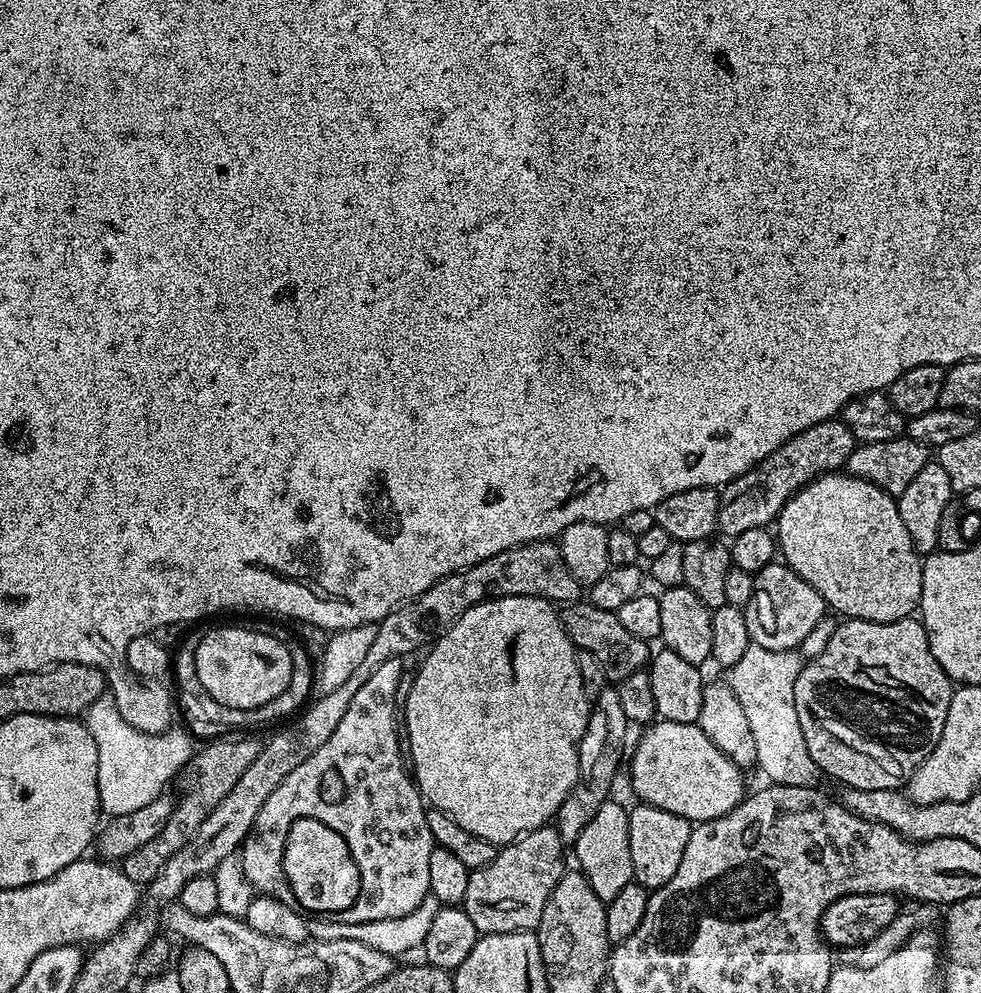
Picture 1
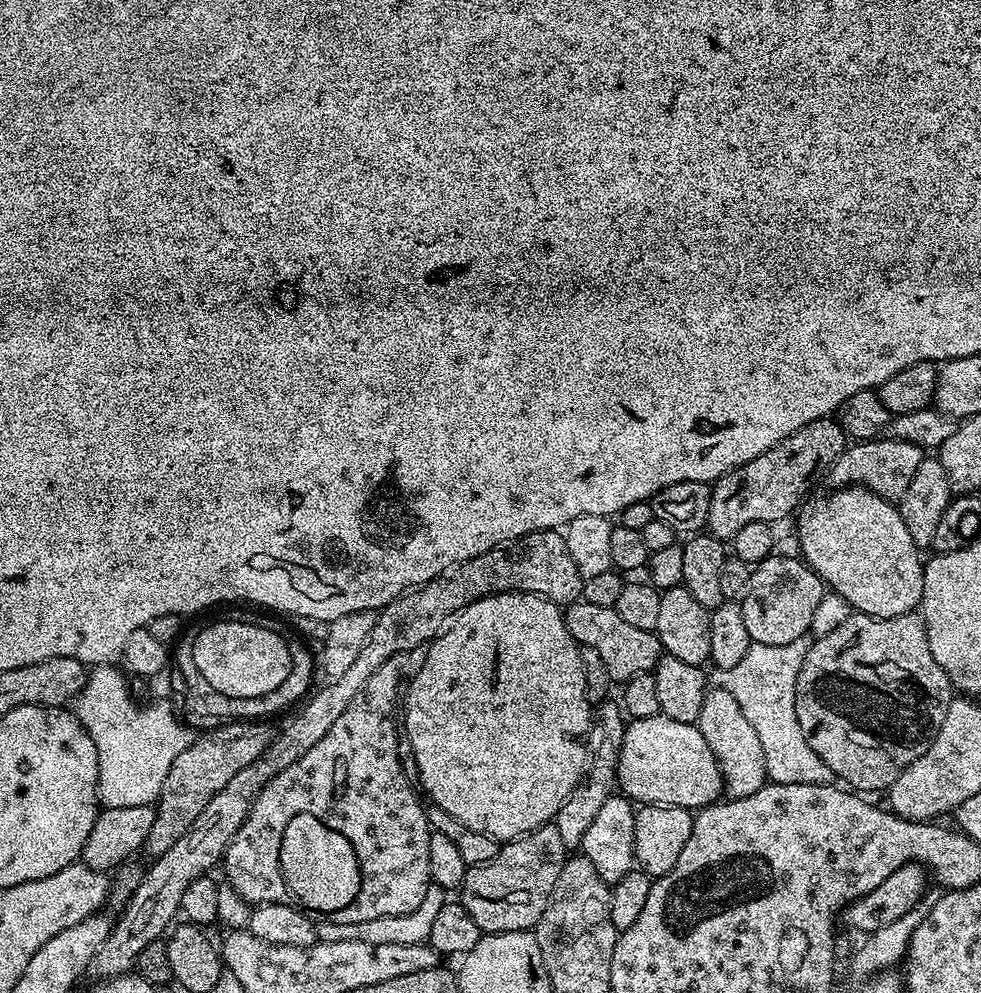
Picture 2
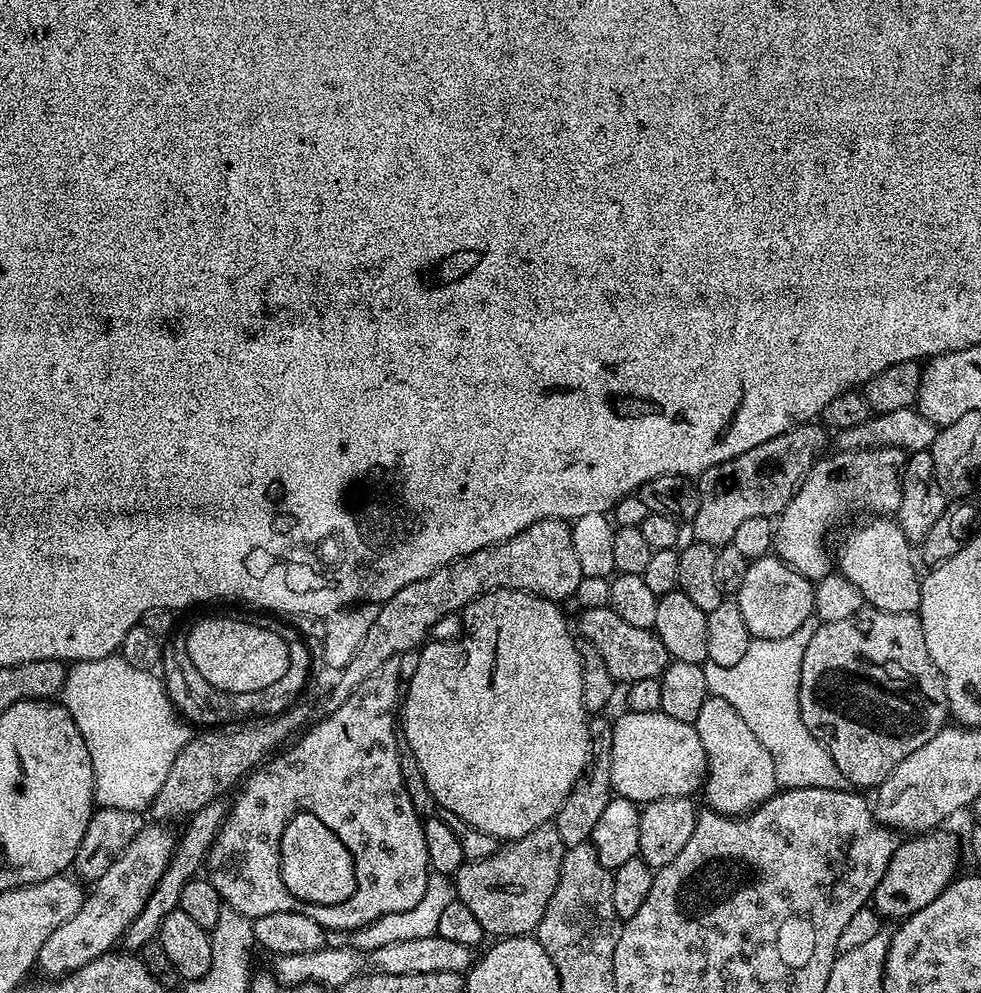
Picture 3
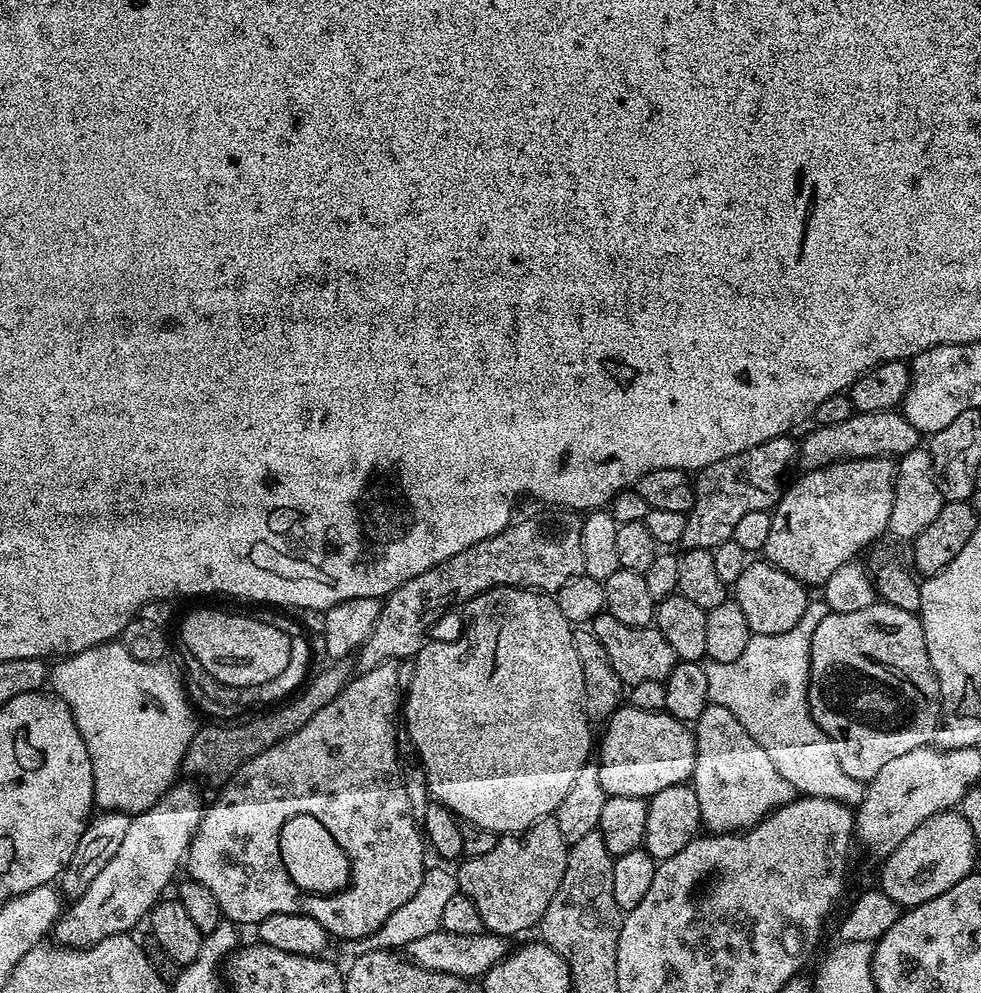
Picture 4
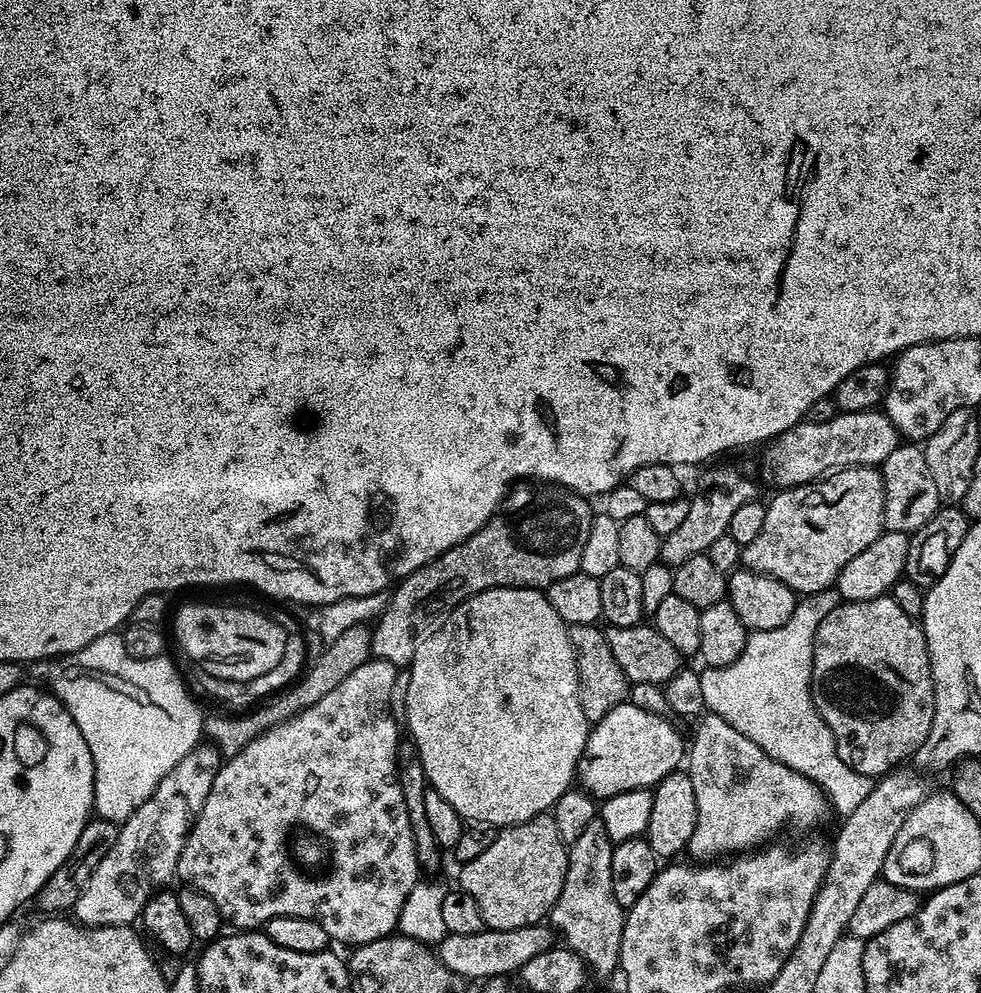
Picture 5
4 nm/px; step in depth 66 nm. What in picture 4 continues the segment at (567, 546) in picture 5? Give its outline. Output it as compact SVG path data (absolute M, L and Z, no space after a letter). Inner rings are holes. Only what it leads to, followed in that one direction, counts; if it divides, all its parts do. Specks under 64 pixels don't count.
M562 507L544 511L548 512L540 512L529 520L517 519L498 534L462 550L462 554L454 554L454 558L418 574L418 578L410 578L410 582L391 592L384 600L382 614L378 614L378 622L374 622L374 630L370 630L370 638L358 650L359 671L374 670L376 664L382 664L386 660L404 662L407 656L408 659L415 657L429 639L428 631L443 618L444 612L450 611L455 604L467 605L475 596L480 596L491 588L530 588L537 592L556 594L564 584L570 583L577 576L584 575L582 558L584 522L581 513Z

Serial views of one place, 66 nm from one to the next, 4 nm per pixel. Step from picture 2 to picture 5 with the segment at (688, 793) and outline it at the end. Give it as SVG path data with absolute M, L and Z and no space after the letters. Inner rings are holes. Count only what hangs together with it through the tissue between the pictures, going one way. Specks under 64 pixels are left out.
M631 702L614 706L606 718L595 721L591 725L588 741L580 759L578 769L578 784L583 791L591 792L593 797L607 798L614 794L636 792L640 788L653 789L662 778L677 771L686 760L686 740L680 737L680 732L671 724L668 716L659 716L650 710L642 710Z

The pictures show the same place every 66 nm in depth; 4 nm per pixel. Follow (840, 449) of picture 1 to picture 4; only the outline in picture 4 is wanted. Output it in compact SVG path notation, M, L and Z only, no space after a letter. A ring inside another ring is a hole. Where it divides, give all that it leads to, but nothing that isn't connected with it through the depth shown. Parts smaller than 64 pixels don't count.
M791 435L779 436L767 440L737 456L712 467L703 469L699 473L700 481L695 481L697 499L691 512L687 513L684 522L685 549L690 548L717 548L722 542L732 539L734 526L738 526L738 518L750 510L768 510L775 505L782 495L780 479L784 476L784 468L788 468L798 456L797 441Z

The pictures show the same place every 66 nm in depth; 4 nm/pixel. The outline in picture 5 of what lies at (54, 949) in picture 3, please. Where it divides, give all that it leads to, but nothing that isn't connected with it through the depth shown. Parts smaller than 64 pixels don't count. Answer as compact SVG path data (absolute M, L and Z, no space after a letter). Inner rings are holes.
M211 743L197 744L194 750L190 750L190 754L186 754L186 758L182 758L182 762L178 762L178 766L174 766L174 770L170 770L170 774L166 774L166 778L162 778L162 782L158 782L154 794L150 794L150 798L146 798L146 802L142 802L142 806L138 806L138 810L134 810L134 814L130 814L130 818L119 825L117 840L98 863L82 894L78 896L74 907L77 924L85 928L132 926L143 917L148 899L161 891L168 879L176 876L176 863L182 854L182 846L192 829L192 823L196 821L197 814L206 802L206 794L210 794L210 786L214 786L214 778L221 763L221 753Z

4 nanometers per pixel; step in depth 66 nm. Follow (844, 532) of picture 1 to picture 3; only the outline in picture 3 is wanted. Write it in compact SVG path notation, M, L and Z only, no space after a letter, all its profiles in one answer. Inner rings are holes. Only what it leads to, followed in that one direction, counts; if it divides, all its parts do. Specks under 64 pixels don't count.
M868 518L865 520L868 520L865 524L850 529L845 534L840 549L837 552L835 549L834 560L838 565L839 575L844 576L850 582L854 582L854 586L871 607L883 612L893 612L894 614L915 613L920 607L920 582L922 576L921 573L916 573L917 561L914 559L913 541L906 538L906 534L901 530L895 519Z

